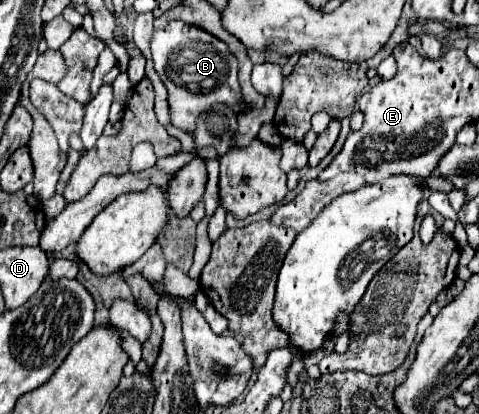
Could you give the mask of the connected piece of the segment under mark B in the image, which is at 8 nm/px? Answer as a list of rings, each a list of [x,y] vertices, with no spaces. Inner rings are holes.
[[[171,21],[167,29],[153,33],[151,51],[155,71],[167,87],[171,123],[177,129],[195,133],[197,117],[201,113],[207,113],[215,103],[225,103],[235,113],[243,111],[237,57],[233,57],[229,47],[211,33],[205,33],[195,25],[185,25],[183,21]]]

